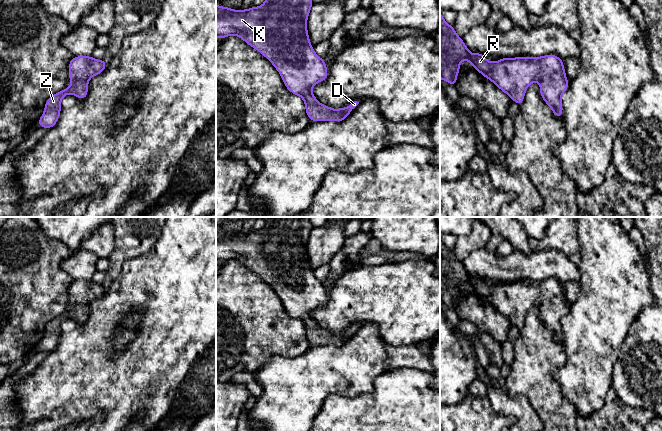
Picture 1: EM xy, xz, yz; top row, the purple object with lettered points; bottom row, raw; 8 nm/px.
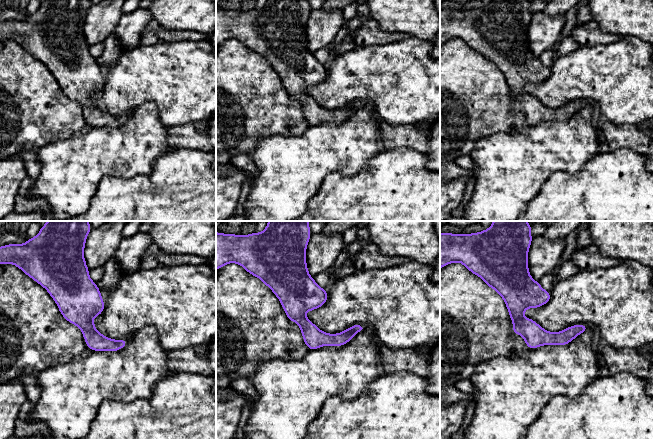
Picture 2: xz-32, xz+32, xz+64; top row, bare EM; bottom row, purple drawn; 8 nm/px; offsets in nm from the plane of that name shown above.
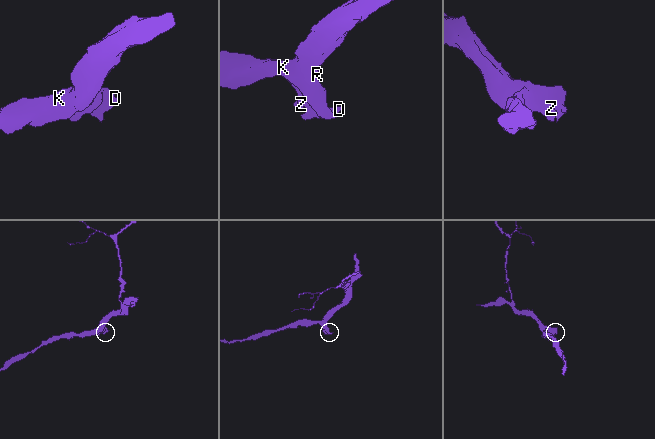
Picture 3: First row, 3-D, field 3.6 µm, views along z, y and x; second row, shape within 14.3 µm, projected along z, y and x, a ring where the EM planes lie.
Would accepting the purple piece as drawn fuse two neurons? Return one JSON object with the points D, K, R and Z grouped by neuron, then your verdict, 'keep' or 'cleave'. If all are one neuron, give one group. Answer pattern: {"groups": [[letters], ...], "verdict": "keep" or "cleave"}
{"groups": [["D", "K", "R", "Z"]], "verdict": "keep"}

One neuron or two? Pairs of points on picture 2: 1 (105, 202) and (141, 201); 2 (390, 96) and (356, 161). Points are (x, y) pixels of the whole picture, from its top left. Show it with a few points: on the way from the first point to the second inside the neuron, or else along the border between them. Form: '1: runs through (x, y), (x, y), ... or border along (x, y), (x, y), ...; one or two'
1: runs through (114, 202), (132, 202); one
2: border along (363, 103), (371, 103), (380, 118); two

